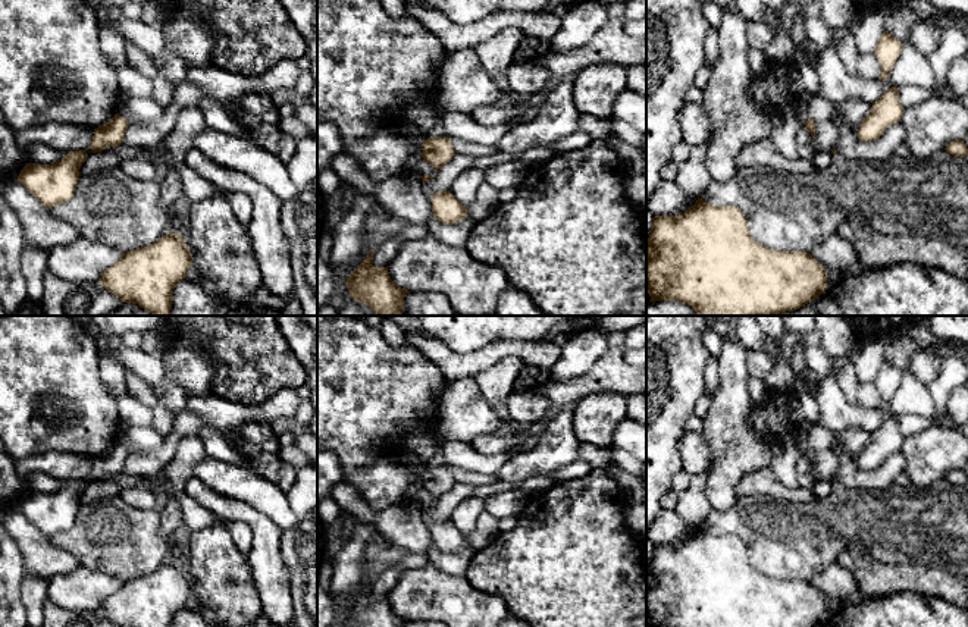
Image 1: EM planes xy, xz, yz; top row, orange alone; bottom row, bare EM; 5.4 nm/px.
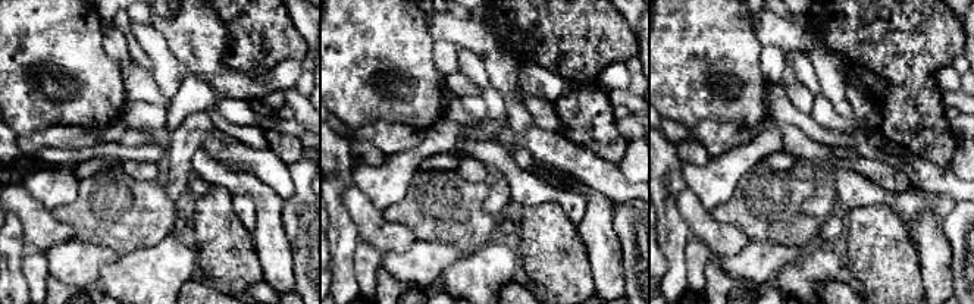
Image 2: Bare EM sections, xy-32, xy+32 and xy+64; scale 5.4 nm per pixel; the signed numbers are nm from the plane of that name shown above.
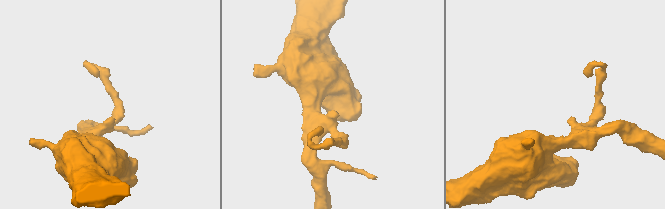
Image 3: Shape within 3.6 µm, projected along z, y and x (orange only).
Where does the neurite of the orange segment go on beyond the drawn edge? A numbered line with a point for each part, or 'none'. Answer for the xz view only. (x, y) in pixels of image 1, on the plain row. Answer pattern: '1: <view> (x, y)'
none

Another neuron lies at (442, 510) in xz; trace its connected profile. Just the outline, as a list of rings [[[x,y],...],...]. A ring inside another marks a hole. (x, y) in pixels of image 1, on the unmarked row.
[[[455,482],[430,510],[422,514],[426,527],[430,530],[433,523],[449,520],[455,507],[469,496],[473,496],[473,486],[464,482]]]

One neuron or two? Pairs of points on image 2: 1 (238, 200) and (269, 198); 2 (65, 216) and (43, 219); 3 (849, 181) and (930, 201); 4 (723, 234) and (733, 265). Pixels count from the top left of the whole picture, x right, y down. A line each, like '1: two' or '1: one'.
1: two
2: two
3: one
4: two

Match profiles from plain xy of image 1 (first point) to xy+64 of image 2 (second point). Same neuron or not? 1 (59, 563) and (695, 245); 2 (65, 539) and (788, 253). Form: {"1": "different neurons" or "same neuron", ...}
{"1": "different neurons", "2": "different neurons"}

